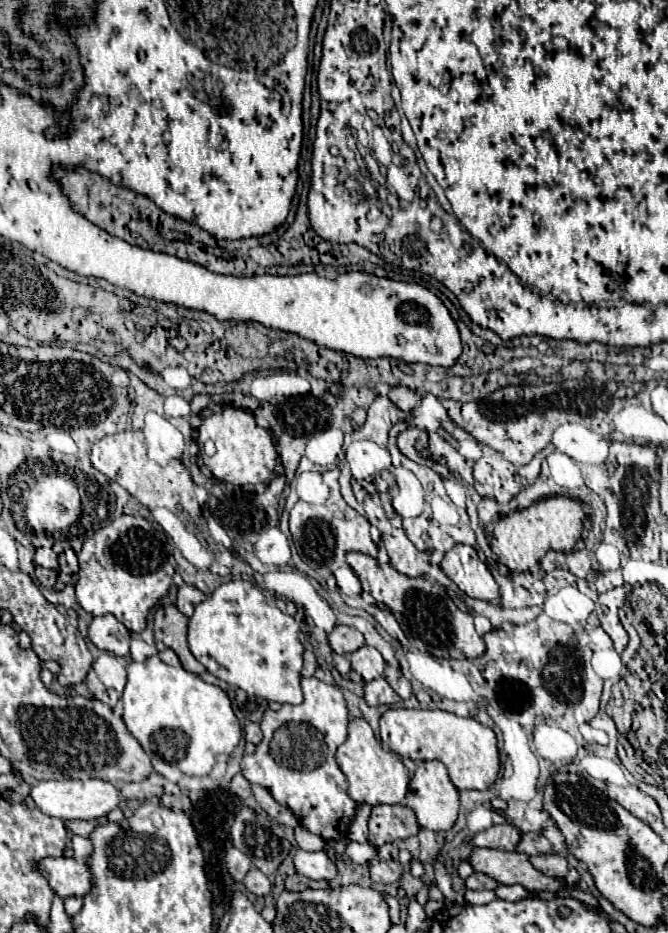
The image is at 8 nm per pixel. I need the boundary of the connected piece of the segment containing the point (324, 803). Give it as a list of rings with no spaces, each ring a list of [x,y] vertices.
[[[303,677],[301,687],[305,695],[305,701],[301,705],[283,705],[279,711],[271,711],[271,709],[265,711],[261,721],[263,741],[257,745],[257,751],[253,755],[243,757],[241,769],[251,783],[265,787],[277,803],[289,807],[305,829],[321,835],[327,841],[339,839],[347,835],[349,823],[355,817],[355,801],[347,795],[347,779],[335,761],[337,747],[347,739],[347,723],[349,723],[347,703],[337,685],[327,685],[315,677],[309,677],[309,679]]]

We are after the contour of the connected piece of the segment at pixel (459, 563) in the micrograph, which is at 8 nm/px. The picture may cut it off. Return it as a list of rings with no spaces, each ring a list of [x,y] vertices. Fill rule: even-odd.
[[[453,545],[443,561],[443,573],[469,597],[493,601],[499,597],[499,587],[487,569],[487,565],[477,557],[471,545]]]

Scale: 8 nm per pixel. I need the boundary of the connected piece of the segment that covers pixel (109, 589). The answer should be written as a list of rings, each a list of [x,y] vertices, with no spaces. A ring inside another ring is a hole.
[[[121,515],[111,525],[99,529],[79,553],[77,601],[89,615],[115,615],[129,631],[145,629],[151,607],[173,583],[173,545],[165,531],[155,529],[143,517]]]

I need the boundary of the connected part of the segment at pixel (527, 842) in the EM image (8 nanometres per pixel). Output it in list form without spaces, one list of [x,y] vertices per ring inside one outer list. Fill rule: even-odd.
[[[523,833],[517,851],[527,855],[551,855],[553,845],[549,839],[545,839],[541,833]]]

